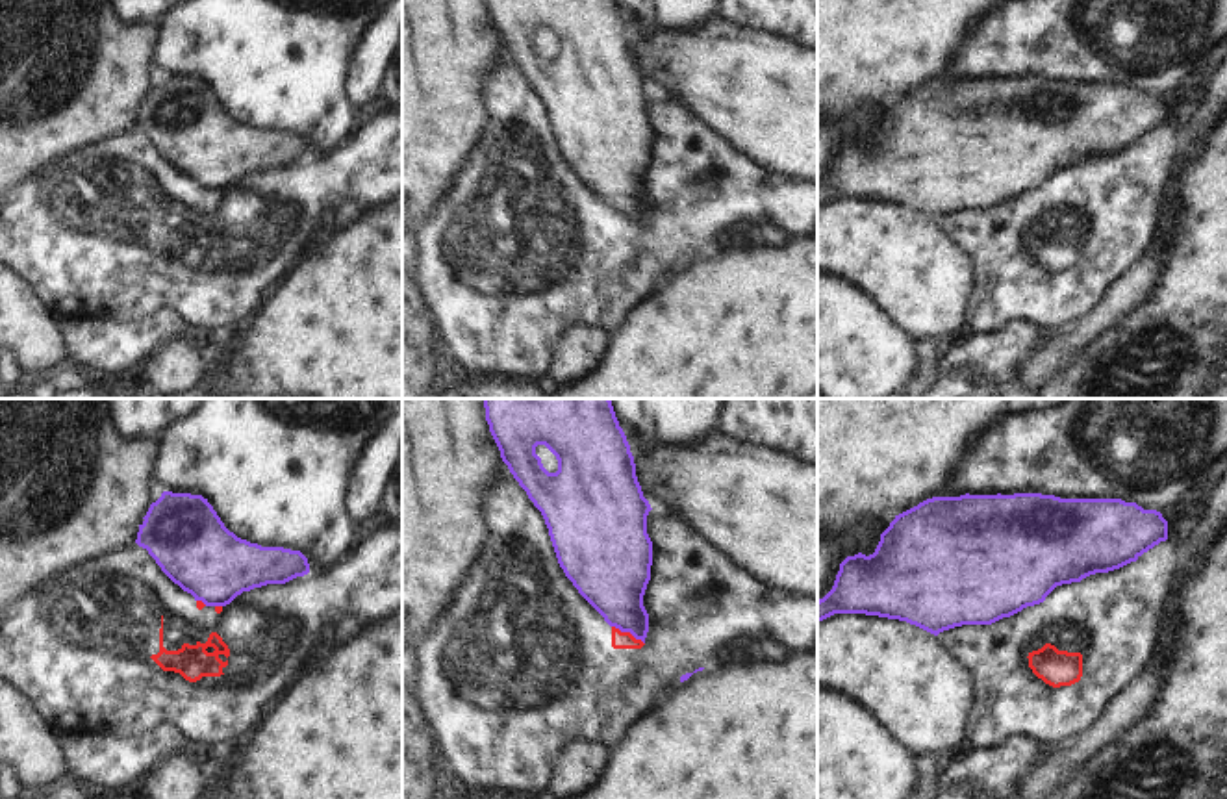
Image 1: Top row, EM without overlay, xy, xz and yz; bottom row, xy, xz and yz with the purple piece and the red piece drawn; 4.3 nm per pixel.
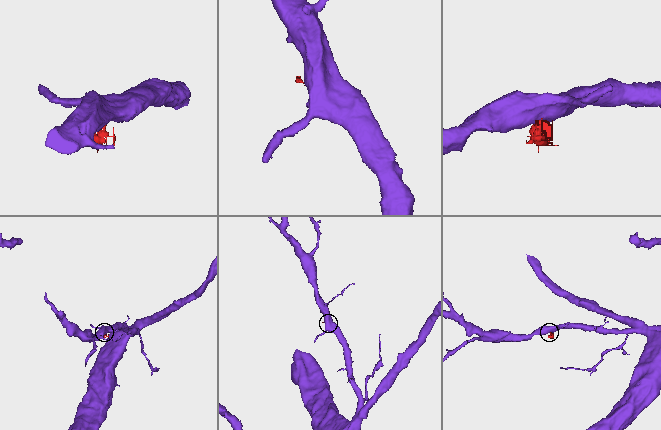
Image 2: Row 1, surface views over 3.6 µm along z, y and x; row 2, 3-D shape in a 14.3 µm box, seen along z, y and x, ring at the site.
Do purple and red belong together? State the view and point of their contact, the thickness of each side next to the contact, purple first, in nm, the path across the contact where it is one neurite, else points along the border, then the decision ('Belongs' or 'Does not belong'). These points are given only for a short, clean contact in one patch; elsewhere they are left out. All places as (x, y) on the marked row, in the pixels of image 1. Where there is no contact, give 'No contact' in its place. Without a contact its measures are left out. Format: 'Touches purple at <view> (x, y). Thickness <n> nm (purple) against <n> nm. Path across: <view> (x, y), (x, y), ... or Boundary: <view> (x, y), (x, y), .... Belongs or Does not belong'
Touches purple at xz (629, 631). Thickness 300 nm (purple) against 80 nm. Boundary: xz (612, 625), (629, 631), (644, 644). Does not belong.

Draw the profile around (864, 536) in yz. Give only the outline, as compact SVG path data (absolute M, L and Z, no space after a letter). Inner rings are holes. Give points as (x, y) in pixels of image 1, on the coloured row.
M895 515L866 517L854 523L847 534L817 530L817 601L832 590L840 564L847 556L875 552L880 534L893 519Z

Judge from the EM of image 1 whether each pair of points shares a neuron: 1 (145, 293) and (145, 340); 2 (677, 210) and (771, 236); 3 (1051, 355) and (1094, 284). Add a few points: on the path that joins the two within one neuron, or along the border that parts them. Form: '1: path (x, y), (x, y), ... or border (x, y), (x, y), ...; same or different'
1: border (101, 316), (138, 321), (173, 310), (188, 327); different
2: border (758, 223), (779, 227), (790, 236); different
3: border (1098, 304), (1070, 330), (1046, 336); different

